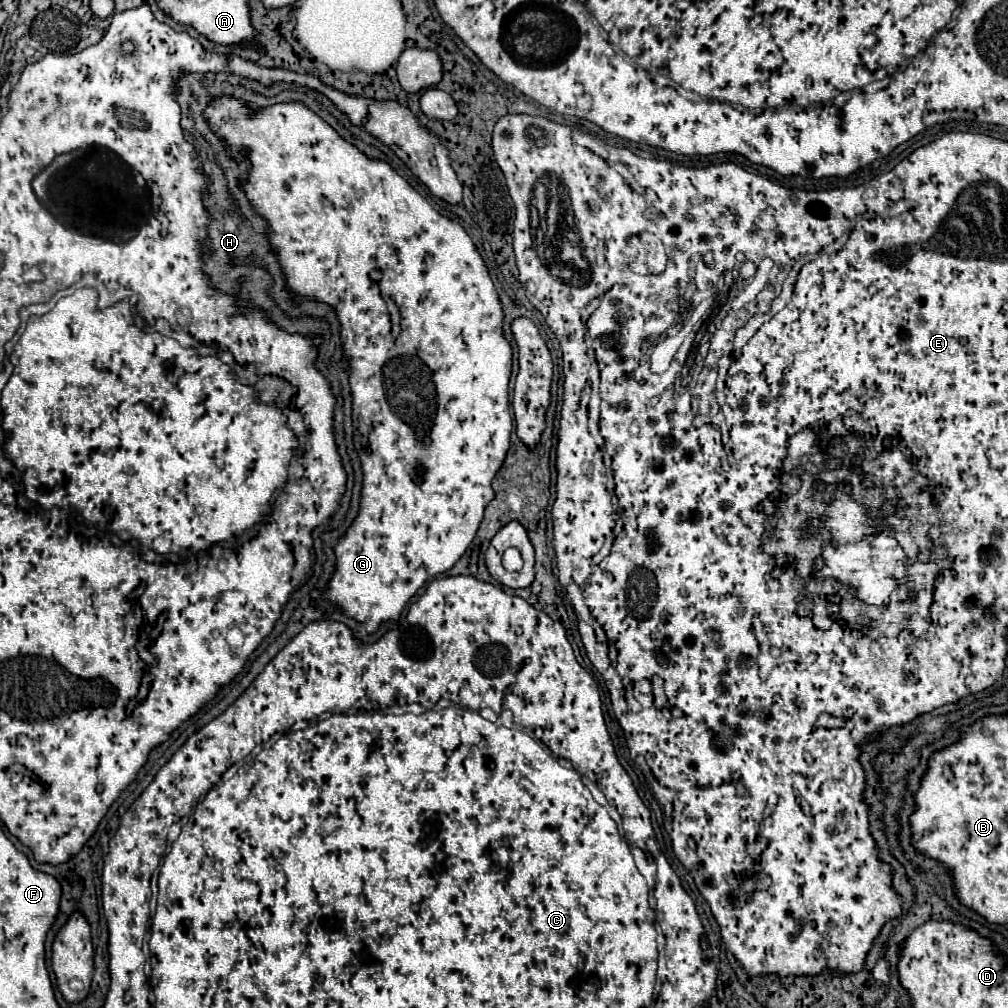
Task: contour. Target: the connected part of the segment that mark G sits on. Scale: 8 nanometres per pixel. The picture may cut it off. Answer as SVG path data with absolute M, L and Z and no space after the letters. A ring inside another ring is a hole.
M221 97L215 99L213 105L205 111L205 117L209 119L211 129L227 141L227 147L231 149L233 157L241 157L241 149L249 151L251 161L251 173L249 181L245 183L245 191L249 201L255 205L257 213L263 215L271 225L271 245L279 251L279 261L287 279L287 287L297 295L297 299L317 299L325 301L335 307L337 317L341 321L341 339L345 355L351 357L349 367L349 381L351 381L352 407L369 427L369 439L365 451L361 451L361 463L363 463L363 491L361 491L361 511L359 517L349 527L347 535L335 545L337 555L337 567L331 577L329 589L323 595L325 599L341 605L345 615L365 623L365 629L369 633L375 633L379 623L391 619L397 621L401 611L405 609L407 601L423 587L431 577L451 569L461 555L471 545L479 523L483 519L485 505L495 497L491 489L491 481L495 473L501 469L513 419L509 413L509 375L511 375L511 355L513 349L509 341L503 337L503 309L501 301L497 297L497 291L493 287L493 281L489 277L489 271L477 253L471 237L465 233L465 229L459 223L453 223L451 219L439 215L403 177L399 177L385 161L373 161L365 157L359 149L355 149L351 143L343 141L321 117L317 117L313 111L309 111L303 103L279 103L273 107L267 107L263 113L249 111L241 101L235 97ZM385 297L393 299L393 303L401 311L401 333L399 337L393 337L391 329L391 315L387 309Z

